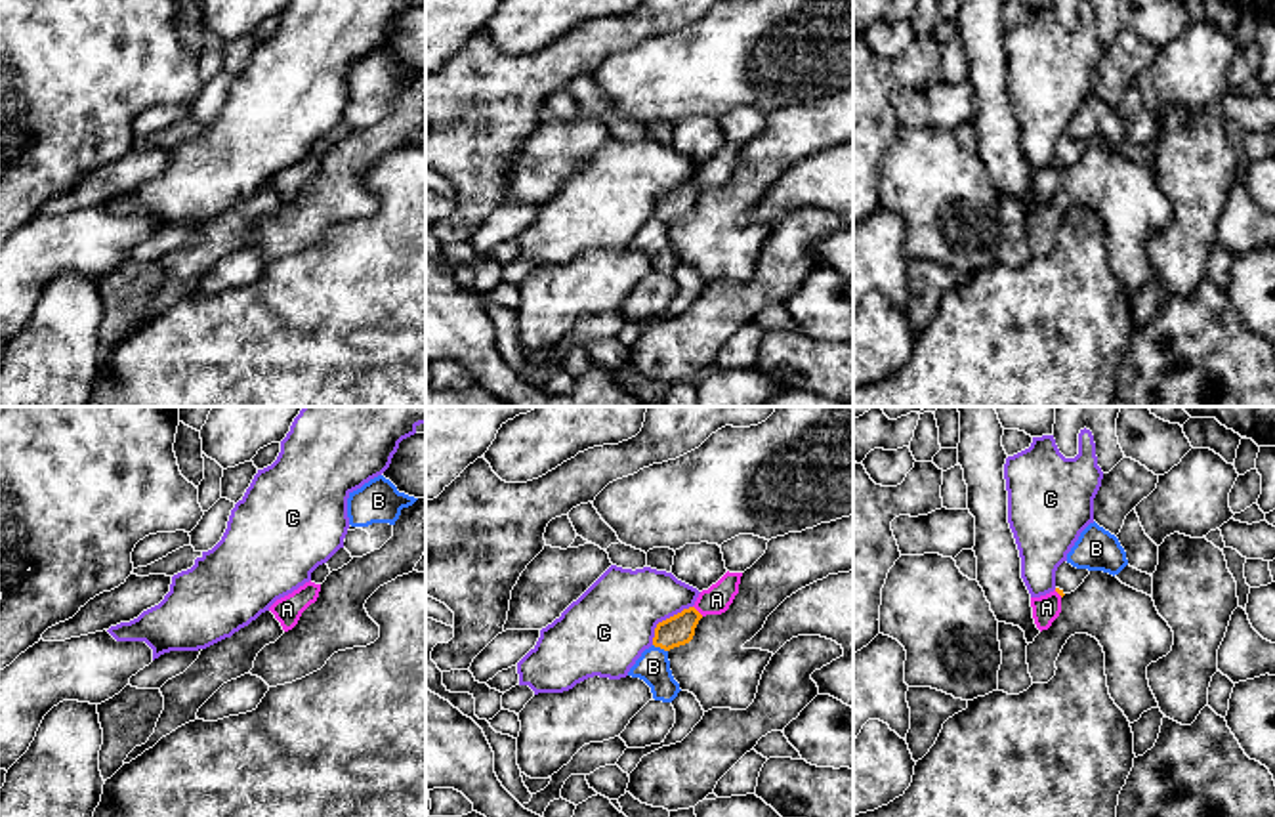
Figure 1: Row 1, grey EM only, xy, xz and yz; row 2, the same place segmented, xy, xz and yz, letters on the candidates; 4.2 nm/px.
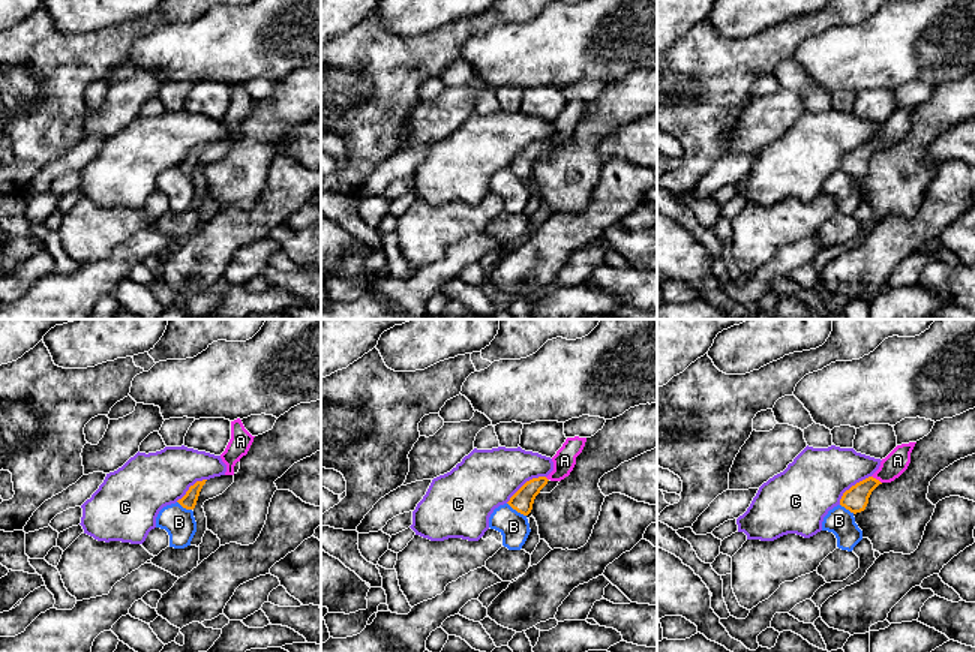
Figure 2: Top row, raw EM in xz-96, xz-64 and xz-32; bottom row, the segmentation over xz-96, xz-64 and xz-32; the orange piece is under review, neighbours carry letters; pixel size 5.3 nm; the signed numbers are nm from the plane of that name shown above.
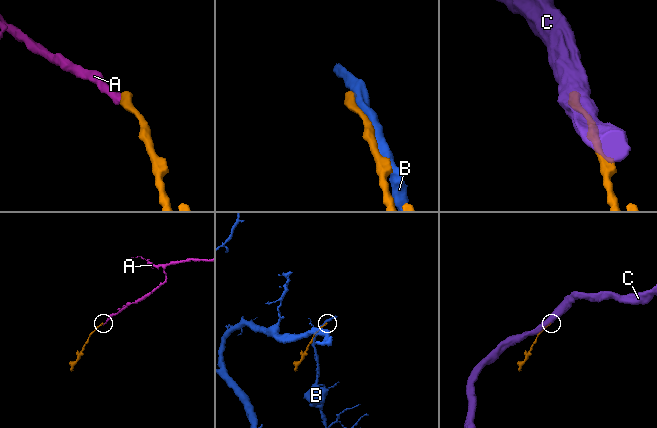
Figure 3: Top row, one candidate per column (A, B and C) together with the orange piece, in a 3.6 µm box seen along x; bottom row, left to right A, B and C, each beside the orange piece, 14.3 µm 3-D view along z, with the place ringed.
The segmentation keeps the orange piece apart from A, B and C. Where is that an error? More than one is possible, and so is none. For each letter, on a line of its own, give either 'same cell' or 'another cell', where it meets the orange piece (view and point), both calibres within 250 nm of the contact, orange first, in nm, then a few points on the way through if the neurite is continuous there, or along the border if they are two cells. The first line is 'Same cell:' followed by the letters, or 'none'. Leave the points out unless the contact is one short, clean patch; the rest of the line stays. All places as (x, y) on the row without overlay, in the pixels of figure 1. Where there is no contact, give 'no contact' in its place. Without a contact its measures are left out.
Same cell: A
A: same cell; contact xz (697, 184); calibres 130 and 120 nm; way xz (676, 203), (697, 184), (716, 172)
B: another cell; contact xz (661, 220); calibres 130 and 140 nm
C: another cell; contact xz (667, 191); calibres 130 and 360 nm

